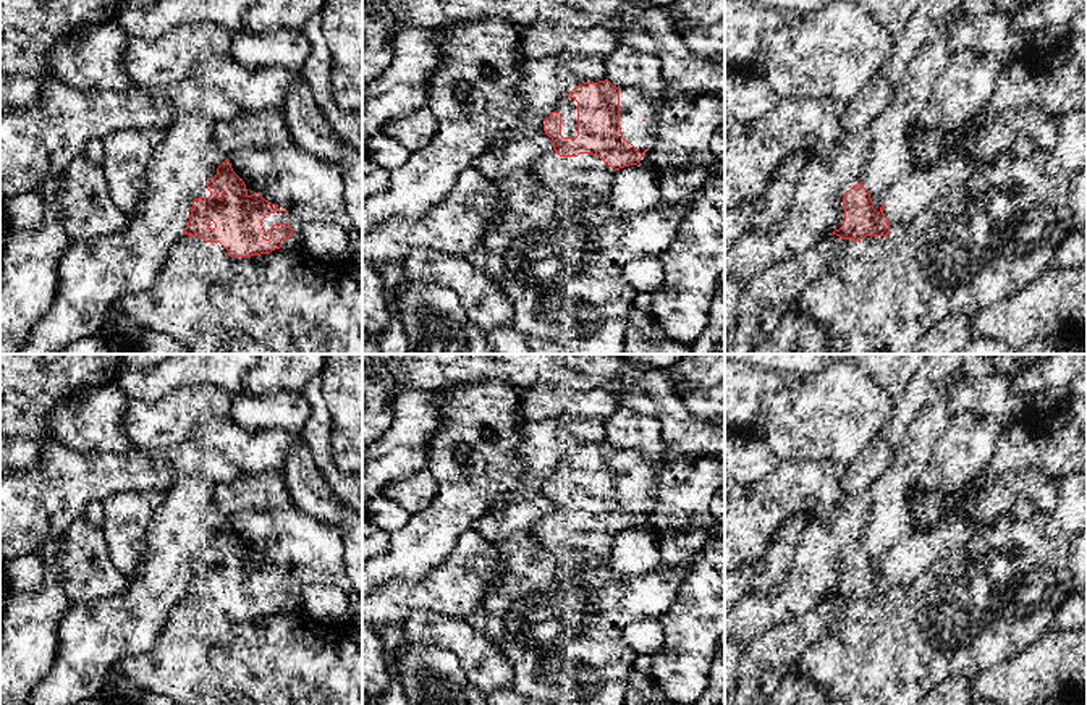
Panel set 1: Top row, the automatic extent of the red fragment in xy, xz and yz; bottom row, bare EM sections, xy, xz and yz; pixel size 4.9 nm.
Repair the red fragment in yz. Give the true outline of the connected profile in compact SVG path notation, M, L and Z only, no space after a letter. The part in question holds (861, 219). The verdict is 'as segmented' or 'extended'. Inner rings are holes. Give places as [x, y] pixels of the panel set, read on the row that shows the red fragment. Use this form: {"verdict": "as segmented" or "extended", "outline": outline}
{"verdict": "extended", "outline": "M961 149L950 150L938 162L914 167L895 181L878 212L873 209L869 191L857 183L846 191L843 226L831 234L854 241L865 236L888 236L891 223L909 222L924 204L932 204L945 191L979 178L985 168L985 163L977 163Z"}

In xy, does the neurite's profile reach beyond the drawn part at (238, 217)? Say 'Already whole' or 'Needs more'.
Needs more

